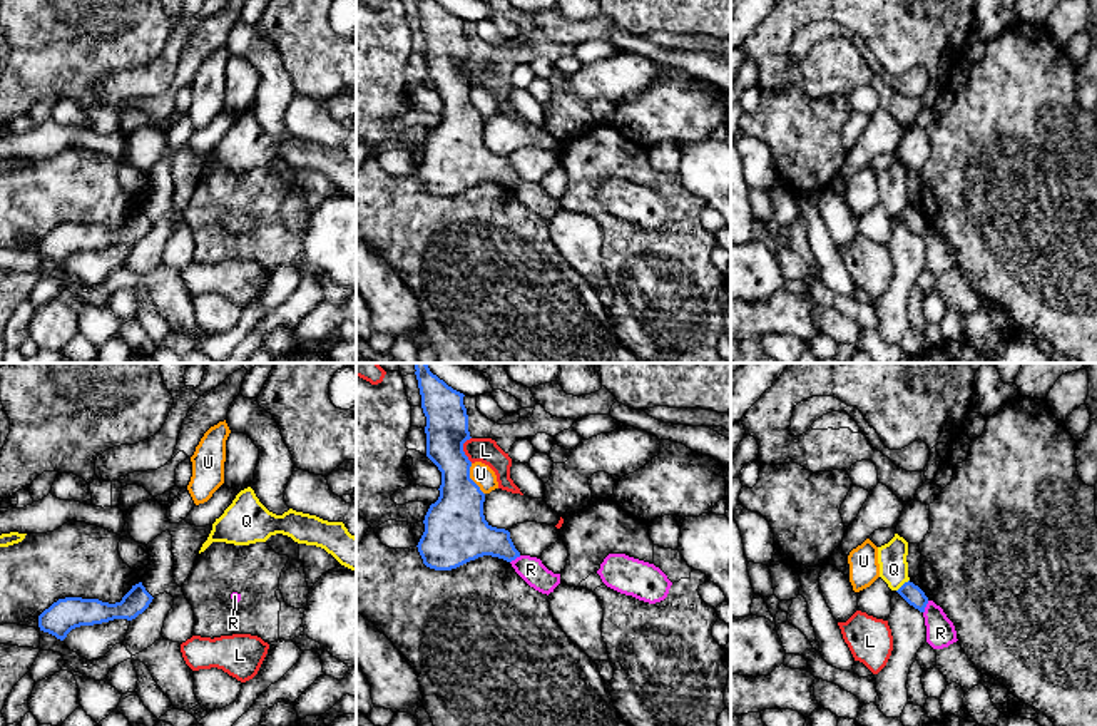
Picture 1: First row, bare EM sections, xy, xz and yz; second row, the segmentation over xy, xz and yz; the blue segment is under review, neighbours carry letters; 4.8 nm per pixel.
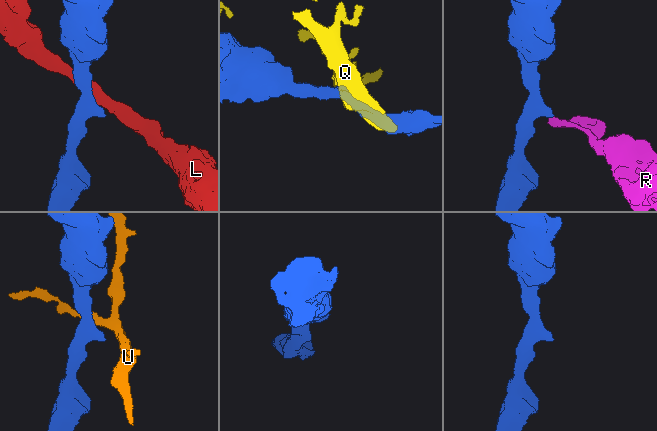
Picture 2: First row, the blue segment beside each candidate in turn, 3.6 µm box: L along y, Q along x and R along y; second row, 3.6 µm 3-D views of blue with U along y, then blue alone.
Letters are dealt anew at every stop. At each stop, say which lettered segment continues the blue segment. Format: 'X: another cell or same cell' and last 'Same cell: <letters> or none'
L: another cell
Q: another cell
R: another cell
U: another cell
Same cell: none

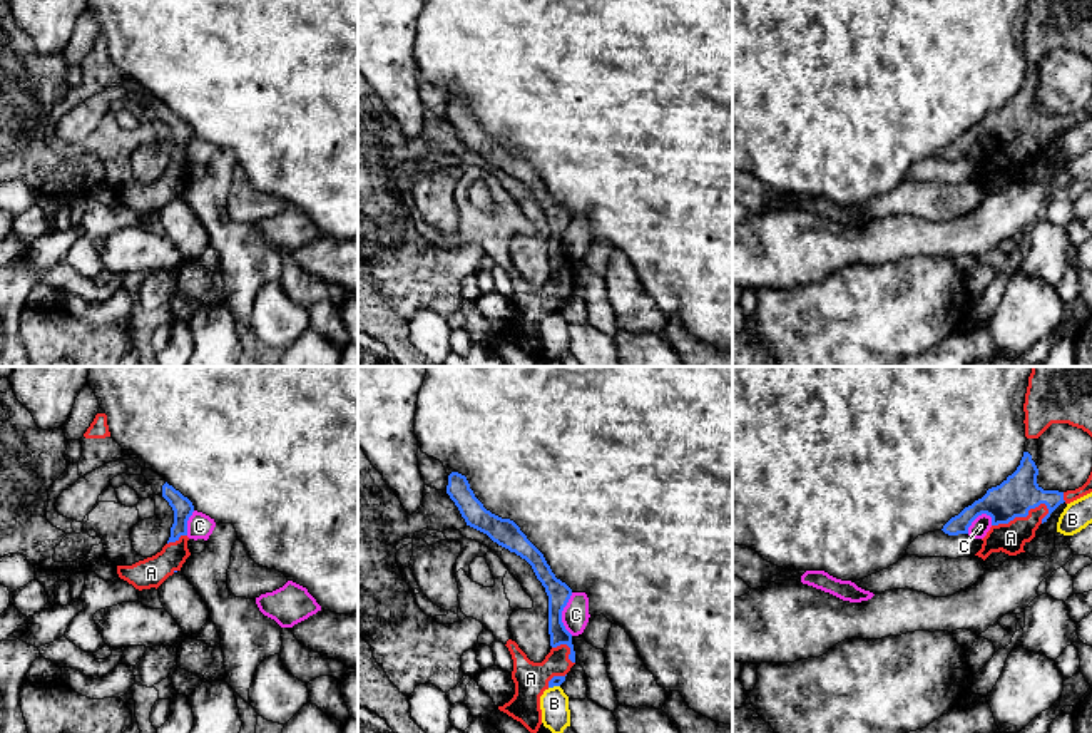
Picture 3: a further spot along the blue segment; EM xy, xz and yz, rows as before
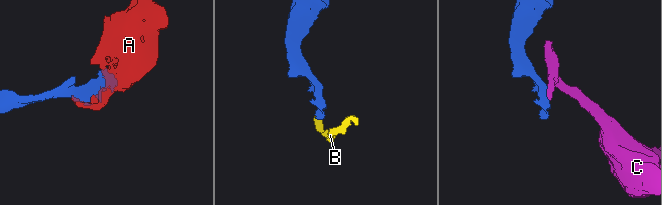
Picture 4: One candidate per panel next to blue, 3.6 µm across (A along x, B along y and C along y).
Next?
A: same cell
B: another cell
C: another cell
Same cell: A

